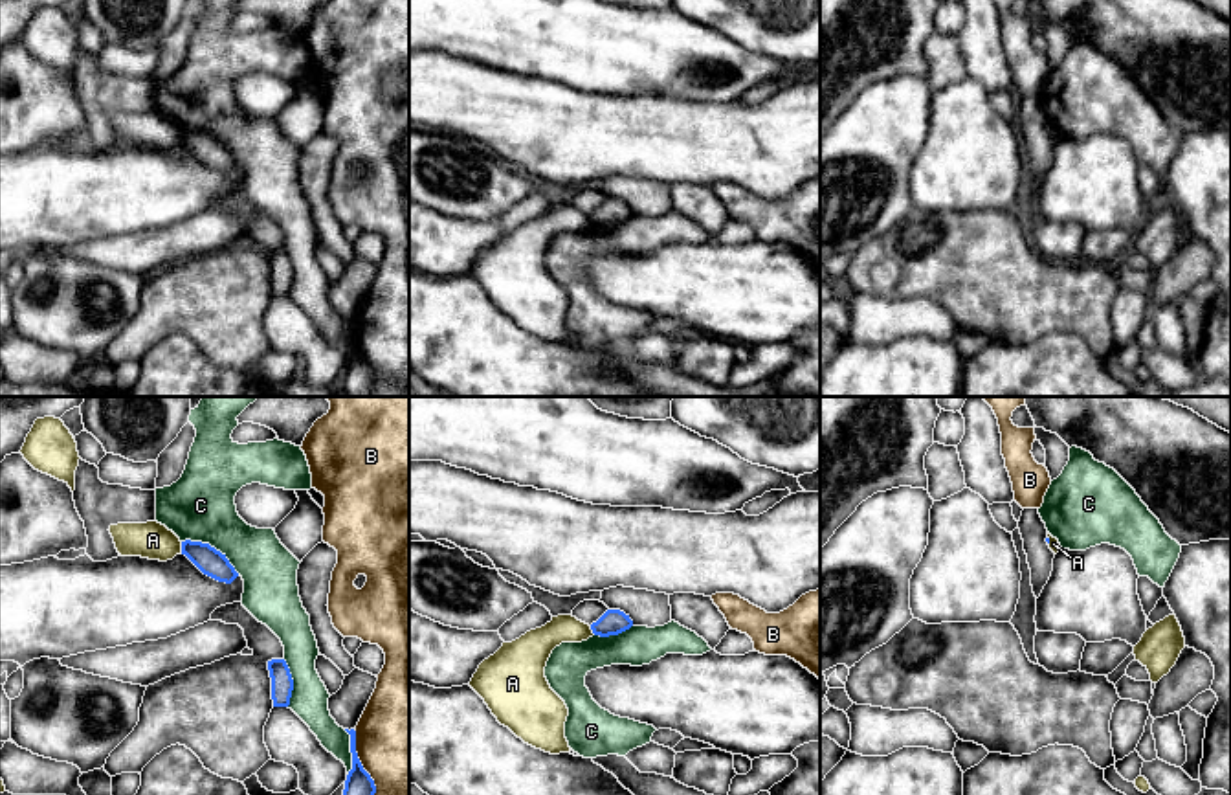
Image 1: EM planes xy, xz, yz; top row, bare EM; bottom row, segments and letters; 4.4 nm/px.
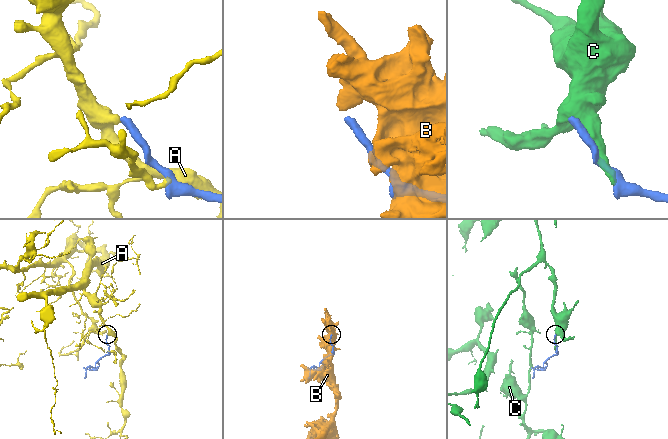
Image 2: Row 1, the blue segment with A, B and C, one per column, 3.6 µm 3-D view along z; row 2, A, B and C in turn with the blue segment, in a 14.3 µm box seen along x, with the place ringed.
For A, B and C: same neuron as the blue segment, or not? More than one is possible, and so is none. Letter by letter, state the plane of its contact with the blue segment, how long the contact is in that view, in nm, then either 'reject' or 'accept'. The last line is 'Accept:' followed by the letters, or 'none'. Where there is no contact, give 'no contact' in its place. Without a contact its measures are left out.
A: xy | 50 nm | reject
B: xy | 360 nm | reject
C: xy | 300 nm | reject
Accept: none

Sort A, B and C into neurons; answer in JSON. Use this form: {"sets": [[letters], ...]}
{"sets": [["A"], ["B"], ["C"]]}

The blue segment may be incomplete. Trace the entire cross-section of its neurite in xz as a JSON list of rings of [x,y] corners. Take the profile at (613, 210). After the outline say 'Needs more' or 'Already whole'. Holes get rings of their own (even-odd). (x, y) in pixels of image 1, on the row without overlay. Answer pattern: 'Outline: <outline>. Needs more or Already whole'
Outline: [[[607,198],[596,211],[591,213],[594,224],[618,224],[633,215],[629,204],[620,198]]]. Already whole

